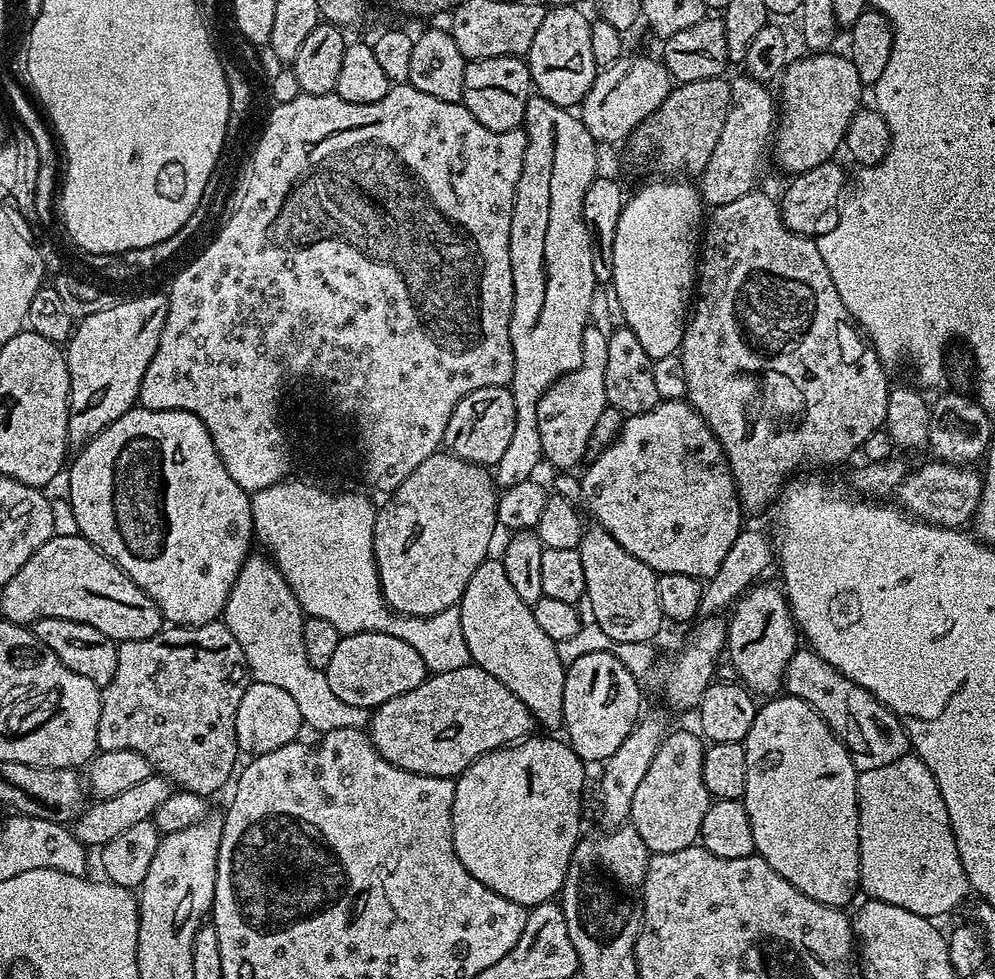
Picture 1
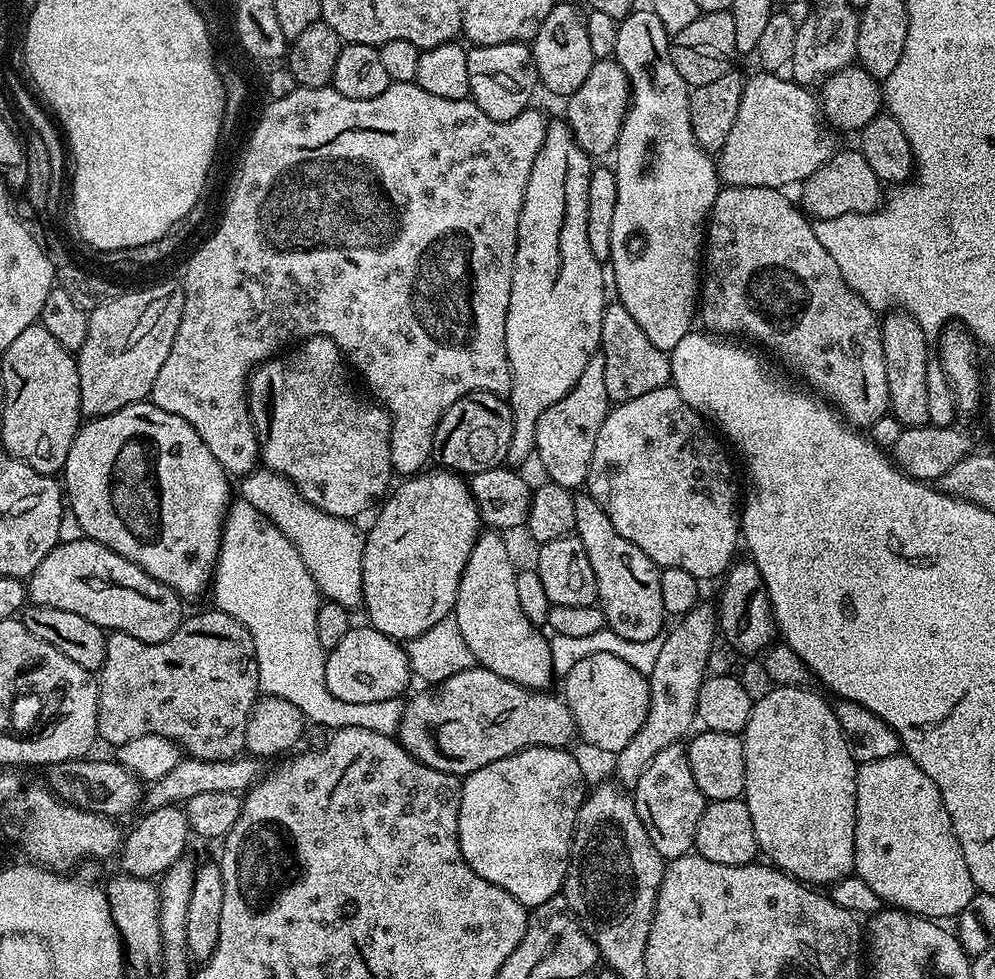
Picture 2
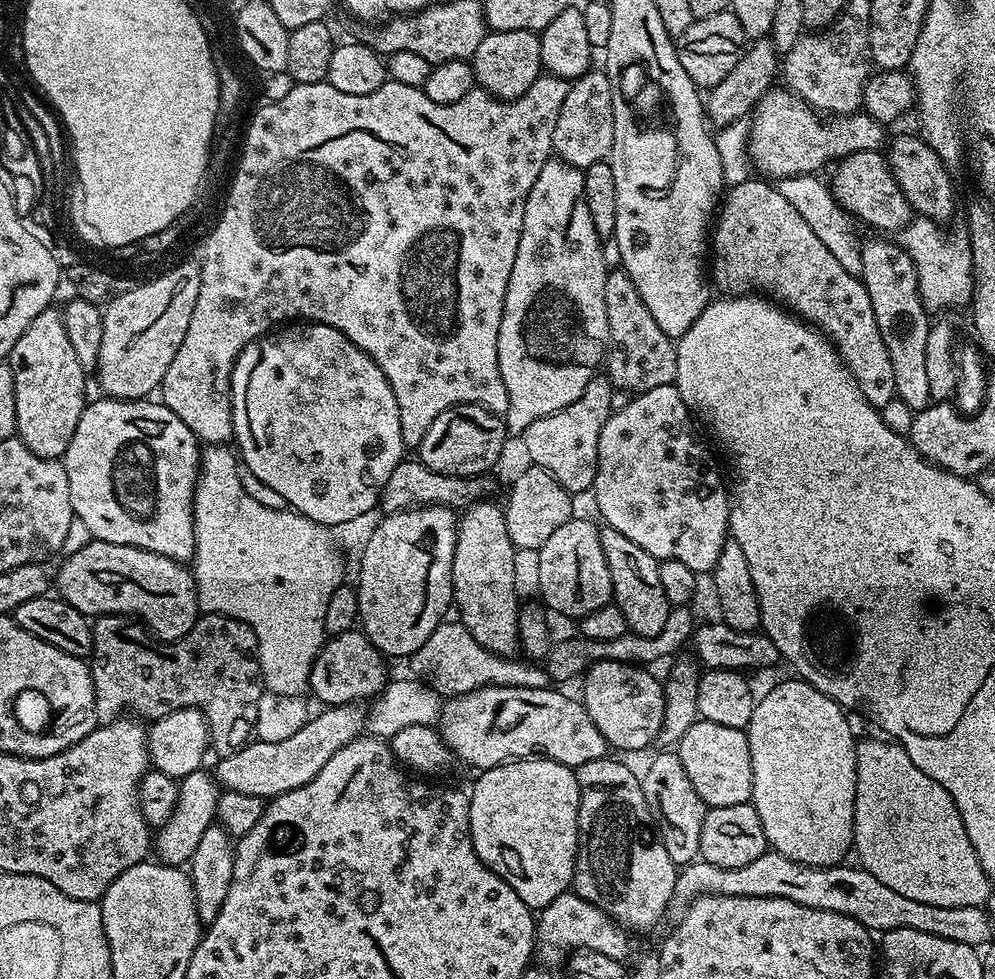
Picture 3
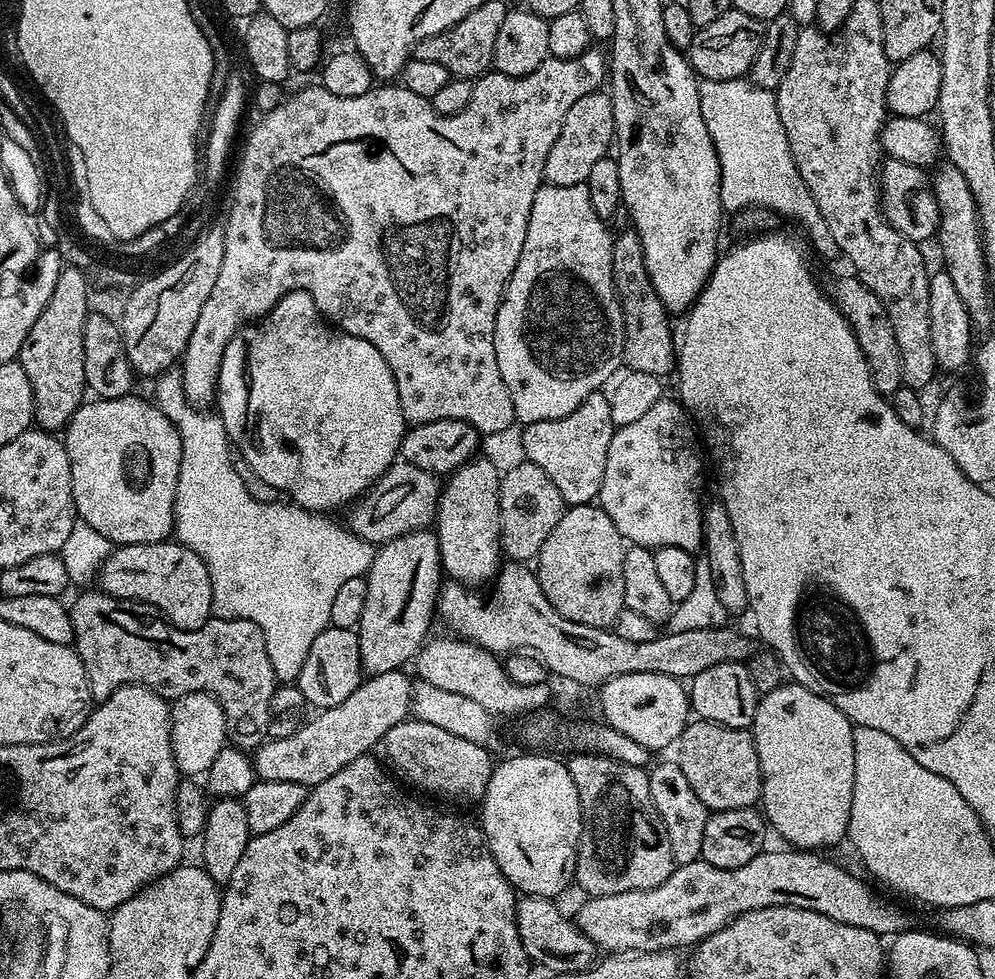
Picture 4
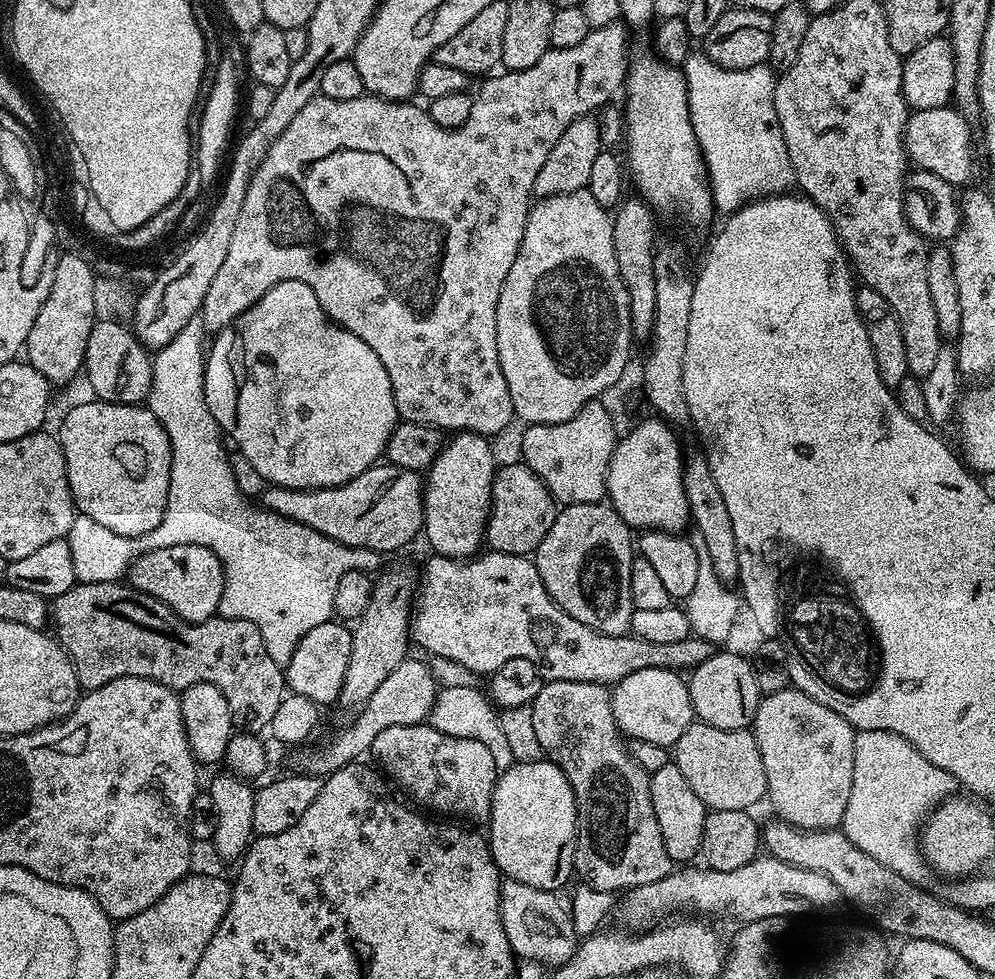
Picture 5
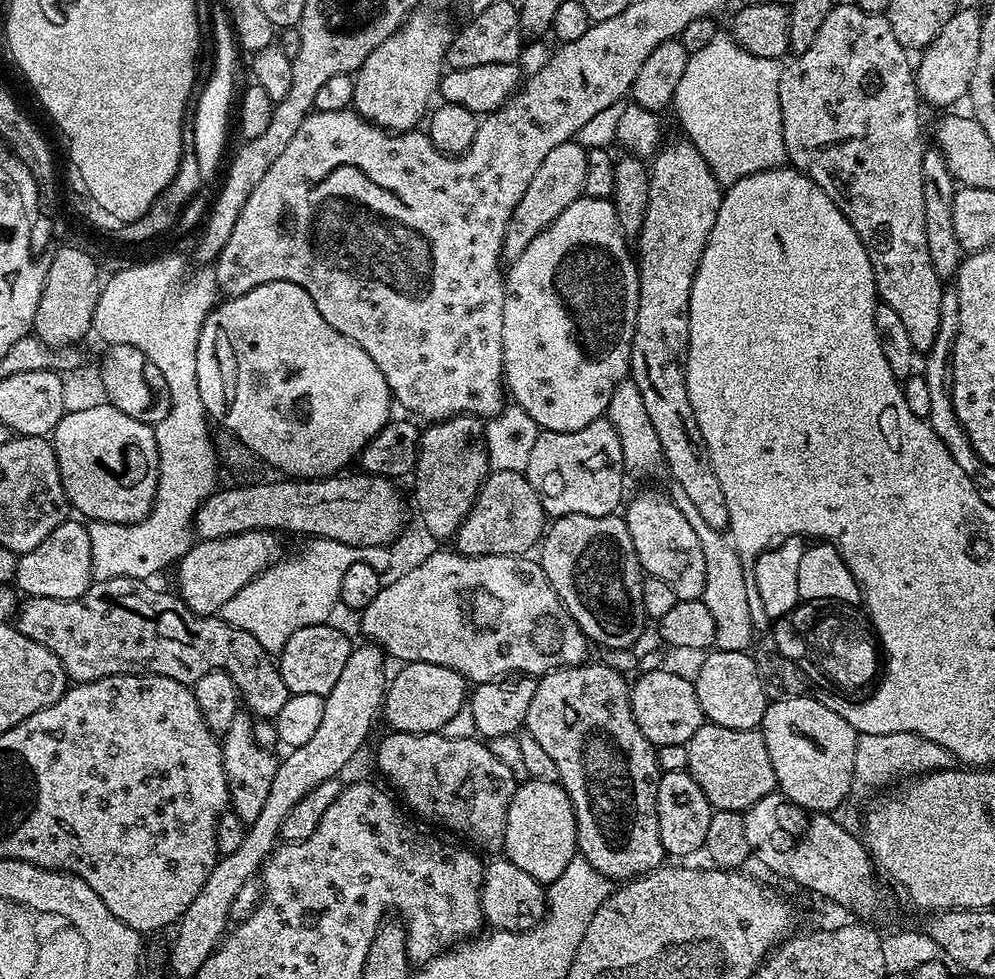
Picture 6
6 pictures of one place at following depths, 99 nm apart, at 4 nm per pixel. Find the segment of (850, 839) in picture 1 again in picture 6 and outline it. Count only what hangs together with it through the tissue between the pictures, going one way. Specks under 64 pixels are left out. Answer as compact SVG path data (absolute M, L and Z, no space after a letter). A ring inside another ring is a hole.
M805 694L773 699L764 711L759 731L764 734L766 750L770 750L770 762L774 762L777 789L785 798L811 812L835 813L835 808L847 798L848 791L854 788L852 775L858 739L854 726L850 726L850 722L846 722L842 714L834 714L830 706L822 706L815 695Z

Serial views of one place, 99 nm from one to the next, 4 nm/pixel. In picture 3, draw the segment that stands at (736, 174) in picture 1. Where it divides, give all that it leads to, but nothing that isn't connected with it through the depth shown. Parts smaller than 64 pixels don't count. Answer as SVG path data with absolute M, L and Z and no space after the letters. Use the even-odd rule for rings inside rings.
M774 86L764 93L753 108L749 125L748 157L751 165L755 169L758 168L757 173L770 180L781 181L794 176L811 176L819 173L823 164L831 165L837 158L849 156L852 152L875 152L883 149L886 144L884 128L885 125L881 121L874 120L867 114L836 114L831 118L825 118L791 89Z

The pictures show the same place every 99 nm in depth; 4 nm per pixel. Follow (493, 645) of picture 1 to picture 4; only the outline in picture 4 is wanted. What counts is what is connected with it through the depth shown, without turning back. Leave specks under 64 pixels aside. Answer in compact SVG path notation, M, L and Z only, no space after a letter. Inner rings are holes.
M473 458L443 481L434 531L440 566L453 581L469 586L487 585L502 564L500 546L500 477L485 458Z

